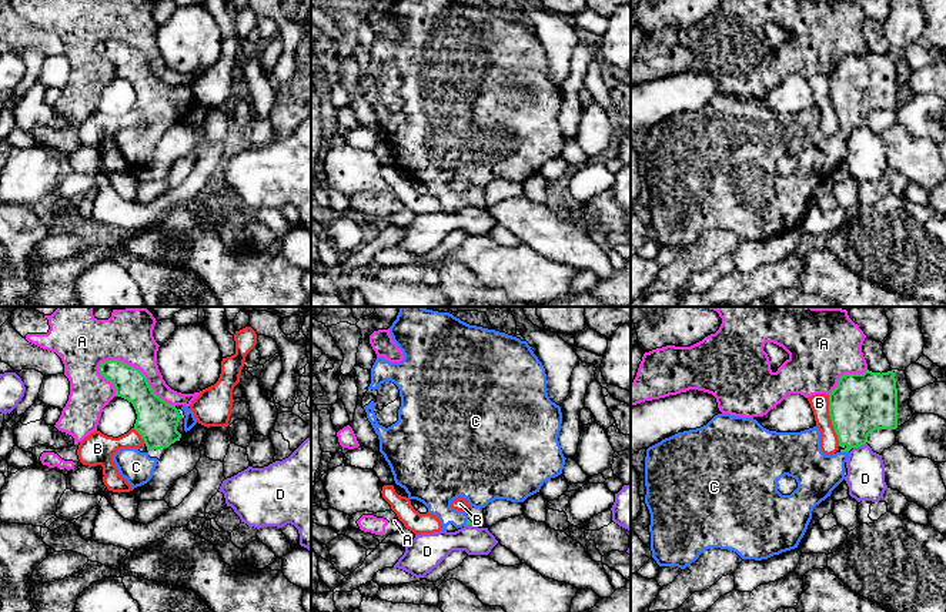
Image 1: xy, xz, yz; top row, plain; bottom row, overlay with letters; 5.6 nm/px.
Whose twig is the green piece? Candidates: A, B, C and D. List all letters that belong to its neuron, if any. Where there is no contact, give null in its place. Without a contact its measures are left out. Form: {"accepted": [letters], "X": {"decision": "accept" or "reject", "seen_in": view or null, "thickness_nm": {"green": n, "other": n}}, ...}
{"accepted": ["C"], "A": {"decision": "reject", "seen_in": "xy", "thickness_nm": {"green": 190, "other": 240}}, "B": {"decision": "reject", "seen_in": "yz", "thickness_nm": {"green": 340, "other": 110}}, "C": {"decision": "accept", "seen_in": "yz", "thickness_nm": {"green": 320, "other": 240}}, "D": {"decision": "reject", "seen_in": "yz", "thickness_nm": {"green": 340, "other": 220}}}

